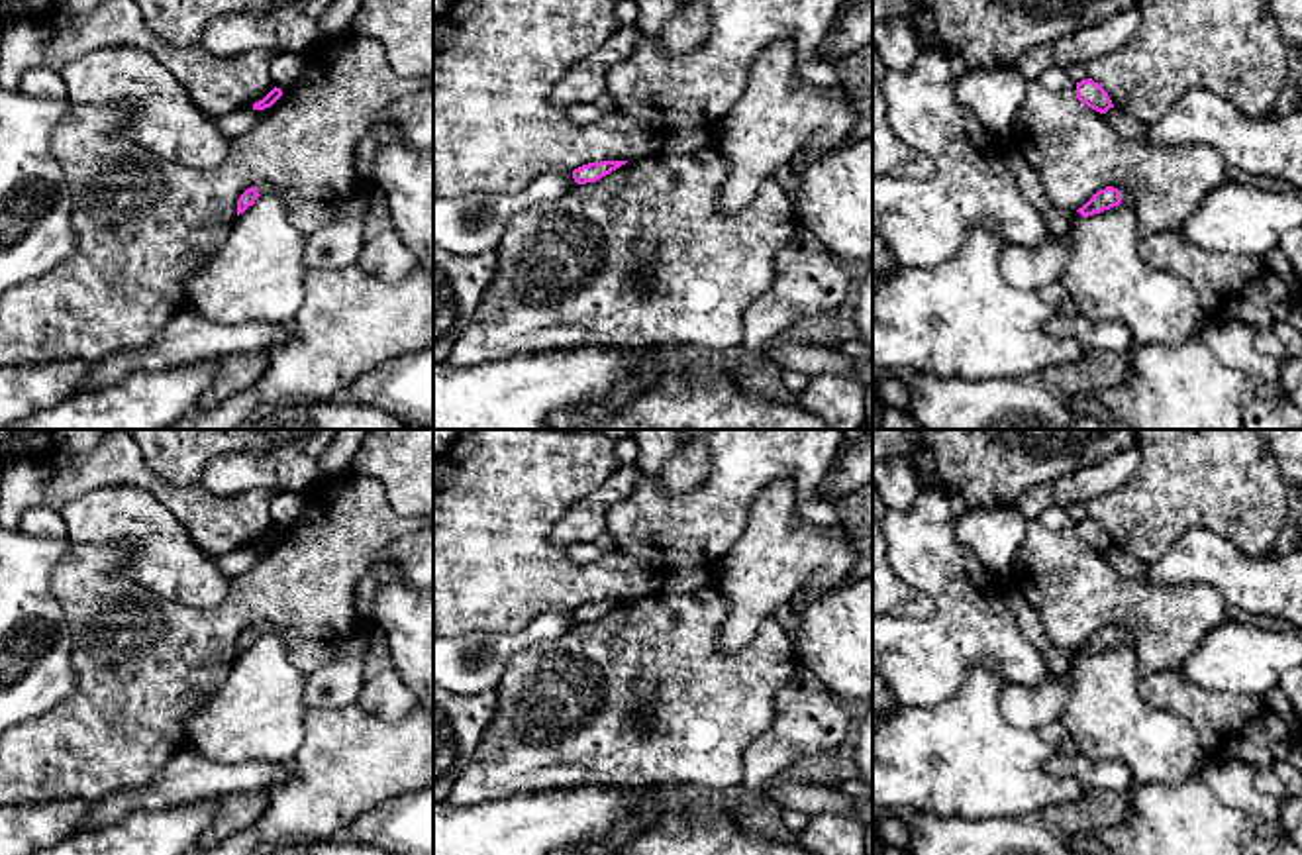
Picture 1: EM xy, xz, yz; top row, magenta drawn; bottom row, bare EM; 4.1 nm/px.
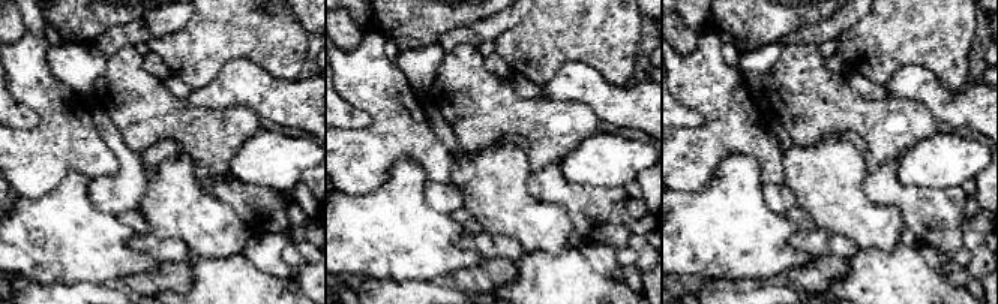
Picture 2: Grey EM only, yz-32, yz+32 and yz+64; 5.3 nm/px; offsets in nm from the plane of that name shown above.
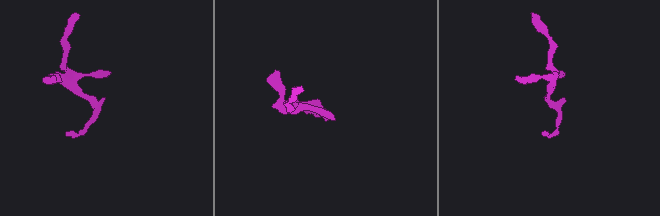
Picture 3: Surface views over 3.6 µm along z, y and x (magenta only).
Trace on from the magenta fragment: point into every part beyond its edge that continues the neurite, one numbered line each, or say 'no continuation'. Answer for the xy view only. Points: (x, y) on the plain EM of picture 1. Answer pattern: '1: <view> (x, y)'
1: xy (308, 655)

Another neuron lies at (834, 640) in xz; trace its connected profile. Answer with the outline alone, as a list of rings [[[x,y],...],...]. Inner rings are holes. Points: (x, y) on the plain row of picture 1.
[[[873,575],[847,580],[790,606],[798,622],[792,639],[798,665],[810,669],[845,704],[873,698]]]

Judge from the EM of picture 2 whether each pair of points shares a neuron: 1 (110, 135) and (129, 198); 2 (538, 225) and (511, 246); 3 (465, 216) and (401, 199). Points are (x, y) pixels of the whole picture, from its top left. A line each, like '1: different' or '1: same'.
1: same
2: different
3: different

